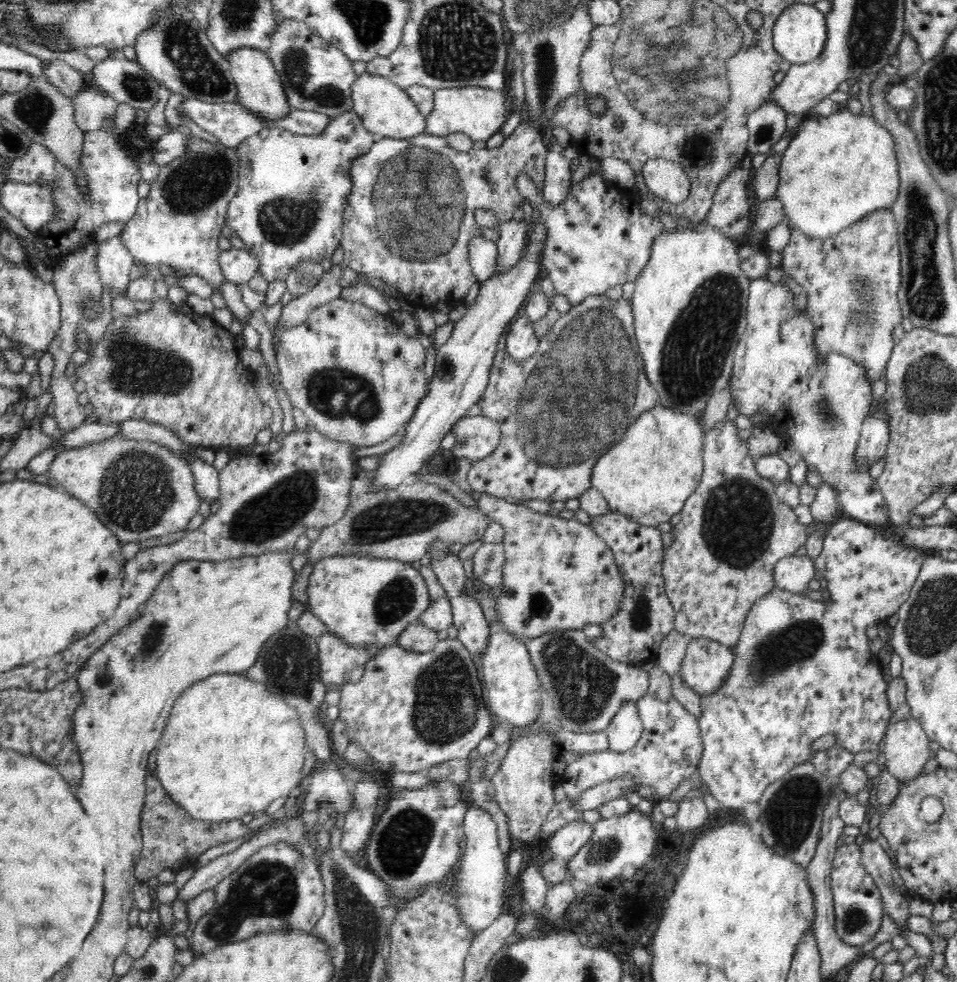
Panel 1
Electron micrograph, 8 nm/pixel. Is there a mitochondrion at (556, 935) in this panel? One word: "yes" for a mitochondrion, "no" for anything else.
no

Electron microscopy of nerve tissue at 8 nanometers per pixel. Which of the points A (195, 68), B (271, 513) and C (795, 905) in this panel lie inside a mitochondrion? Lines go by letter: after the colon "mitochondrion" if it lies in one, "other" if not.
A: mitochondrion
B: mitochondrion
C: mitochondrion

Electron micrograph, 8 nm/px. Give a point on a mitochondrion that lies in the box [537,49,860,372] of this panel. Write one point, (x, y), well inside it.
(698, 151)

